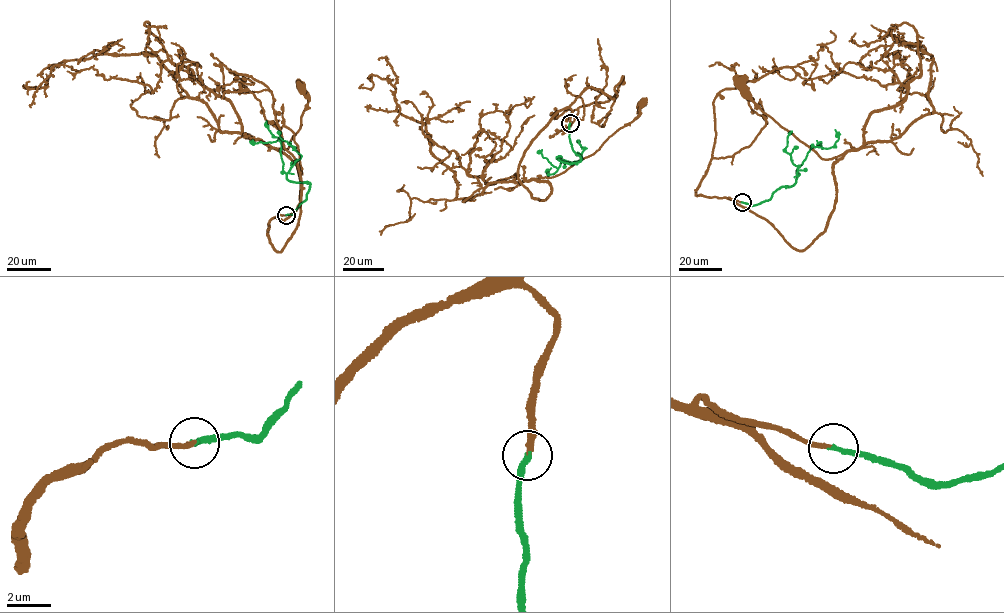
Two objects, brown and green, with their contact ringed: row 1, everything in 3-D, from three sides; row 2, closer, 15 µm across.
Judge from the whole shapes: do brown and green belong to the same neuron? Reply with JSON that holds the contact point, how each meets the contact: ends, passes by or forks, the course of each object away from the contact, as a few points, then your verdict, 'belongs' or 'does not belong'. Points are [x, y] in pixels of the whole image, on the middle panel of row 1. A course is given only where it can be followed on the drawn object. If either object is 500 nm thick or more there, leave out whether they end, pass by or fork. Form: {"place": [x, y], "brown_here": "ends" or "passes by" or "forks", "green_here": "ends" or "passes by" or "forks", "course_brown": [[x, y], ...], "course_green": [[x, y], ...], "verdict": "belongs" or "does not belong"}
{"place": [570, 123], "brown_here": "ends", "green_here": "ends", "course_brown": [[569, 123], [563, 108], [527, 147], [518, 178], [533, 198], [551, 192], [537, 179], [591, 155], [641, 102]], "course_green": [[569, 123], [569, 140], [581, 159], [569, 164], [559, 160], [561, 155], [563, 160], [549, 174], [551, 167]], "verdict": "belongs"}

